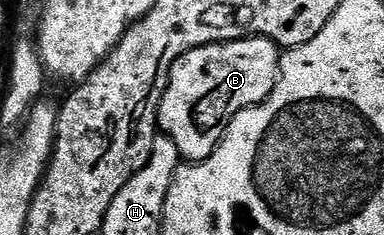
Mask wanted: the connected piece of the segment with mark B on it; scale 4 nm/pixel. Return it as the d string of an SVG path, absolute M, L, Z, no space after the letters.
M256 37L254 39L231 39L227 43L210 43L204 47L193 49L189 53L185 53L171 67L171 76L167 78L167 88L159 102L159 121L158 130L171 138L173 145L177 145L180 160L186 161L188 164L200 163L205 161L213 153L213 149L217 149L217 145L223 140L223 135L227 132L227 126L233 121L233 117L237 117L237 113L241 113L246 107L255 107L259 103L263 103L269 97L269 93L273 93L275 82L279 80L279 56L281 49L271 39Z

